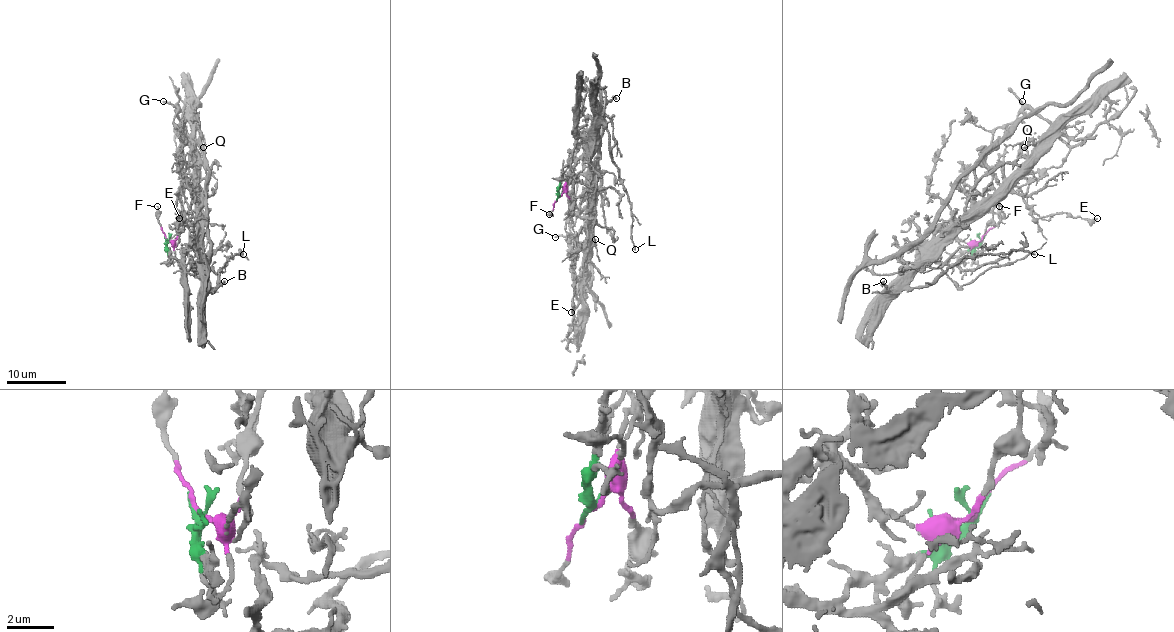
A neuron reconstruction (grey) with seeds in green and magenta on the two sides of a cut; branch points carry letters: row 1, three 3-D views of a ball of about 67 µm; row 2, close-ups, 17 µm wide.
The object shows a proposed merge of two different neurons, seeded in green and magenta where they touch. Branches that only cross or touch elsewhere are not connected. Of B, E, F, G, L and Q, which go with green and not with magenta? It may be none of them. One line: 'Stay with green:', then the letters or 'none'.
Stay with green: B, L, Q

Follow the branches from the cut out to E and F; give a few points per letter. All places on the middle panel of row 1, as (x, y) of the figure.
E: (558, 197), (564, 193), (573, 212), (574, 200), (565, 225), (574, 284), (571, 249), (580, 245), (571, 312)
F: (558, 197), (549, 213)

